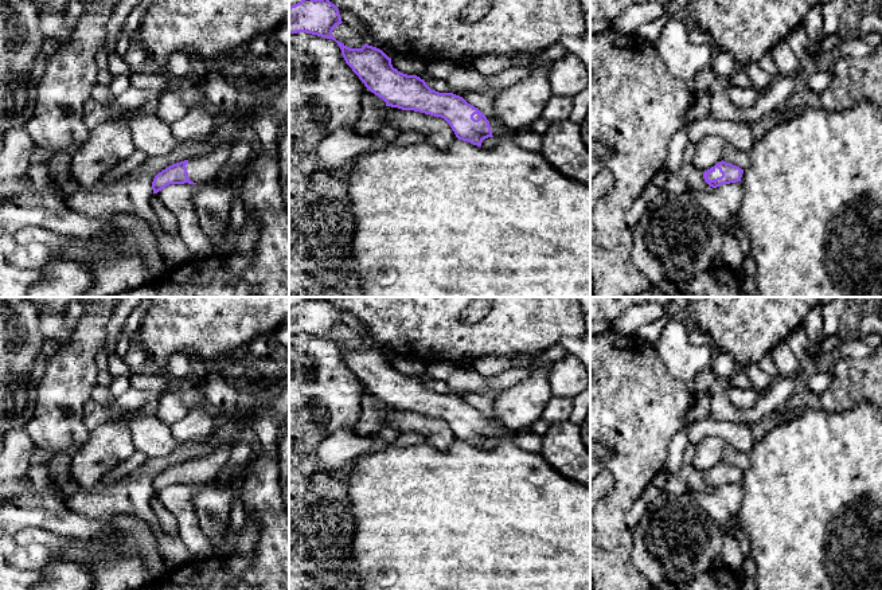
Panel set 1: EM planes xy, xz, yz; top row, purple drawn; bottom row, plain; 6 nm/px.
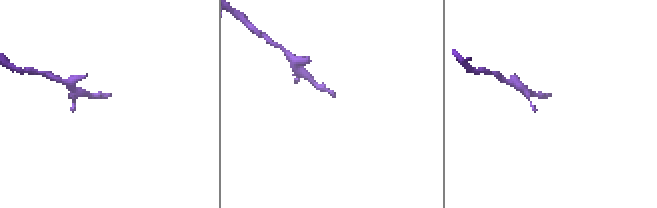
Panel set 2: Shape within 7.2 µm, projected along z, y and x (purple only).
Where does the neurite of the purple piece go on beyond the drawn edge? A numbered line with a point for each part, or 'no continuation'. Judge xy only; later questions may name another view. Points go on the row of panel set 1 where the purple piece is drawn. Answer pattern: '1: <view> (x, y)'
1: xy (206, 168)

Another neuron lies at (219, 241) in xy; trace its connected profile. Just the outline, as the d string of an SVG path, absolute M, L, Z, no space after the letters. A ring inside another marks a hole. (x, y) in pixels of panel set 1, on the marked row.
M229 220L215 235L210 237L215 255L227 255L230 238L231 234L230 234L230 220Z

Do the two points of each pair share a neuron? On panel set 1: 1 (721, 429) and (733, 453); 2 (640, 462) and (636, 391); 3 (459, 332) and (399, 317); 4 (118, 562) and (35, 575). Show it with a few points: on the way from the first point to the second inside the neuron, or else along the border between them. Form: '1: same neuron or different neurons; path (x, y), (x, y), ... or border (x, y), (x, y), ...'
1: different neurons; border (728, 444), (749, 453)
2: same neuron; path (637, 445), (636, 409)
3: same neuron; path (444, 332), (434, 329), (420, 317), (414, 317)
4: different neurons; border (14, 566), (41, 570)

